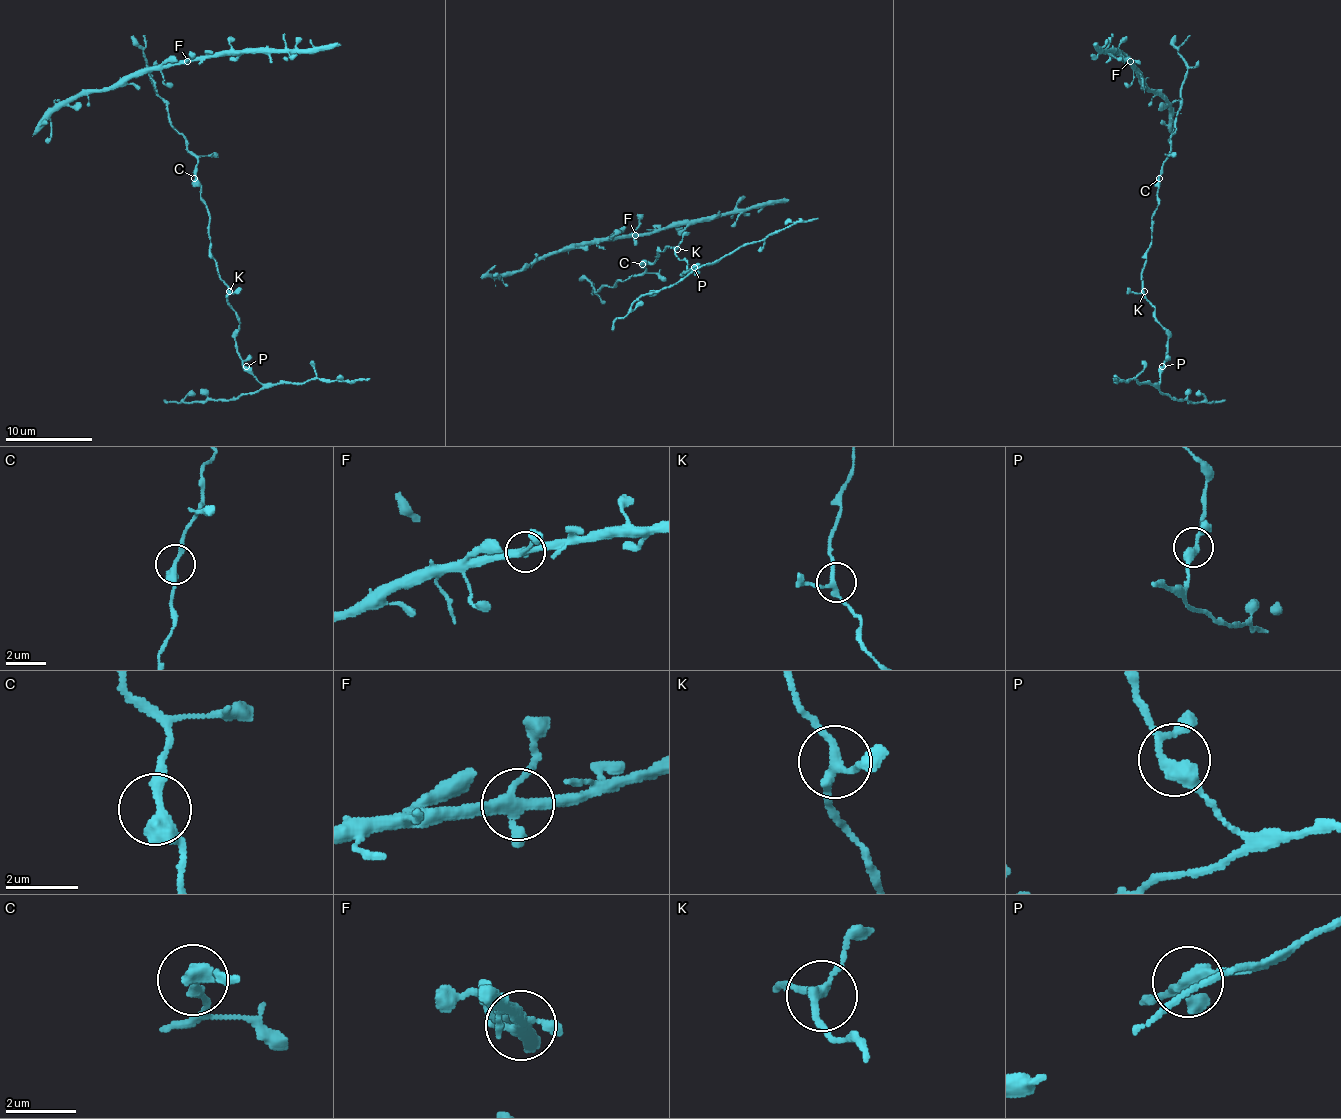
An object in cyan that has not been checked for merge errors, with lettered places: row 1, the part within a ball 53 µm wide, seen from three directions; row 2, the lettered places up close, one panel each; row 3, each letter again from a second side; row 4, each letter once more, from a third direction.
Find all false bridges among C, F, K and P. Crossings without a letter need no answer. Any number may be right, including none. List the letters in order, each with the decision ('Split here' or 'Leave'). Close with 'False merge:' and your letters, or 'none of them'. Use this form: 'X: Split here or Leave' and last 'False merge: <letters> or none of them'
C: Leave
F: Leave
K: Leave
P: Leave
False merge: none of them

